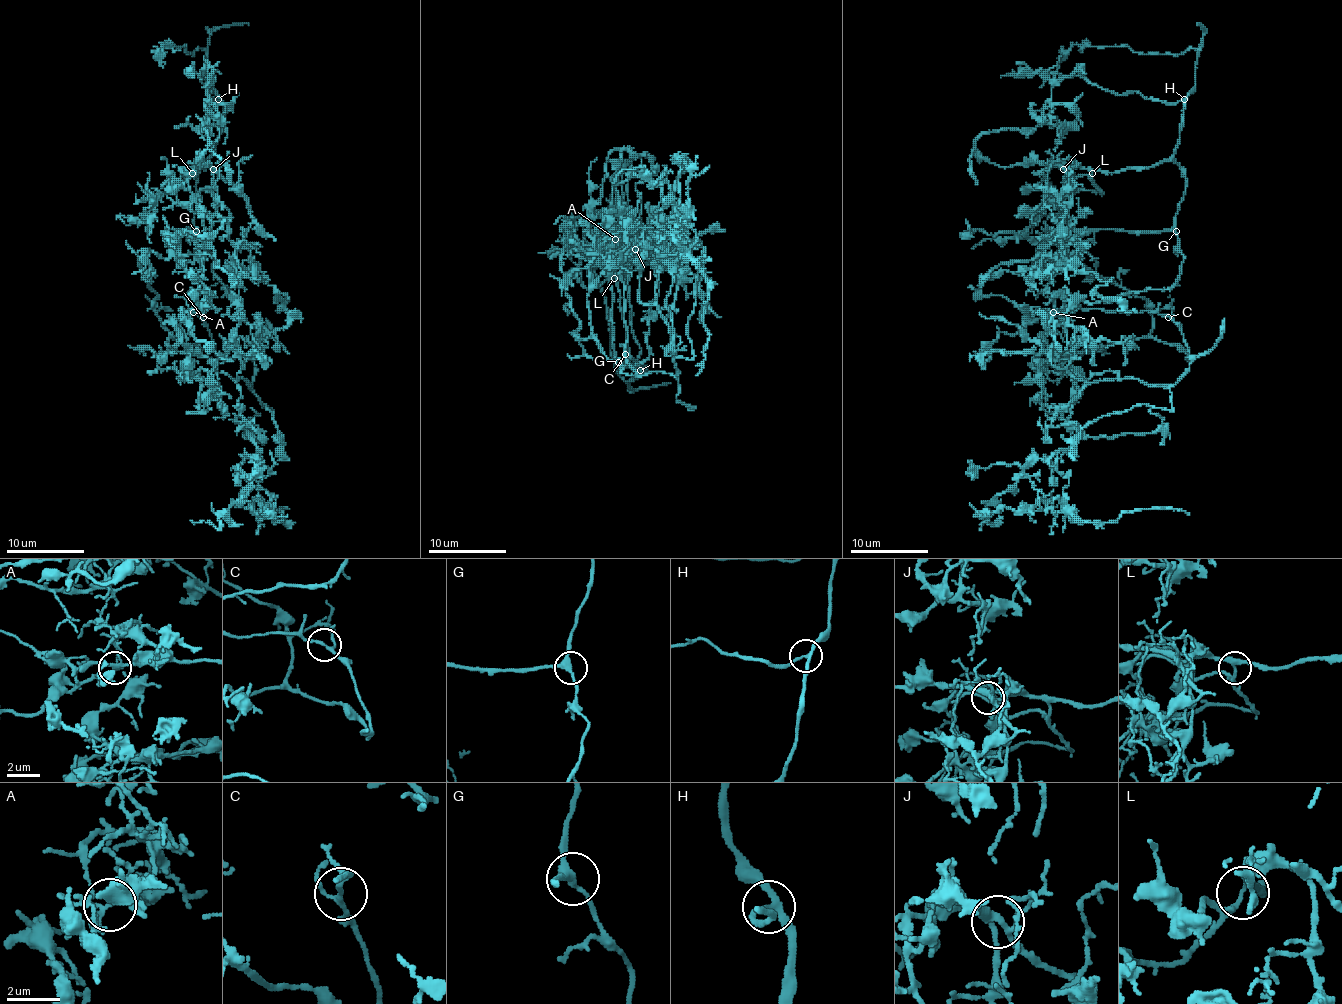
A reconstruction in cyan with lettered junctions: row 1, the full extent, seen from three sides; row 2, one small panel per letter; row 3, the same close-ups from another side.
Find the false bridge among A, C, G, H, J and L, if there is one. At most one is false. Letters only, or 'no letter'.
no letter

